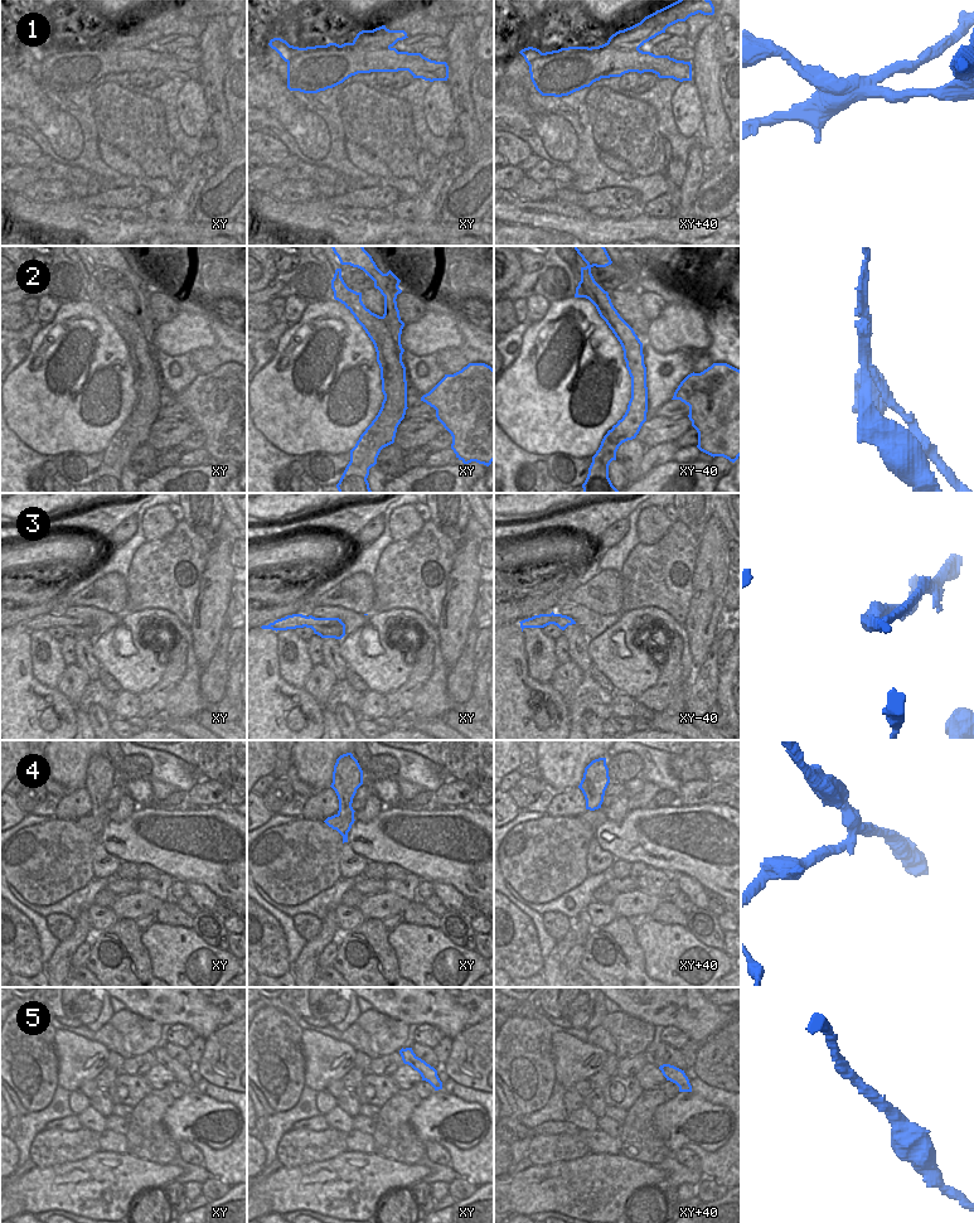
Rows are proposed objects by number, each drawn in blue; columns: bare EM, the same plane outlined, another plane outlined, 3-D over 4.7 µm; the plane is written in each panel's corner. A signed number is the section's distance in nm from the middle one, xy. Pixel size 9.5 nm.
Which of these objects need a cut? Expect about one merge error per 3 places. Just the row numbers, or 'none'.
1, 2, 3, 4

